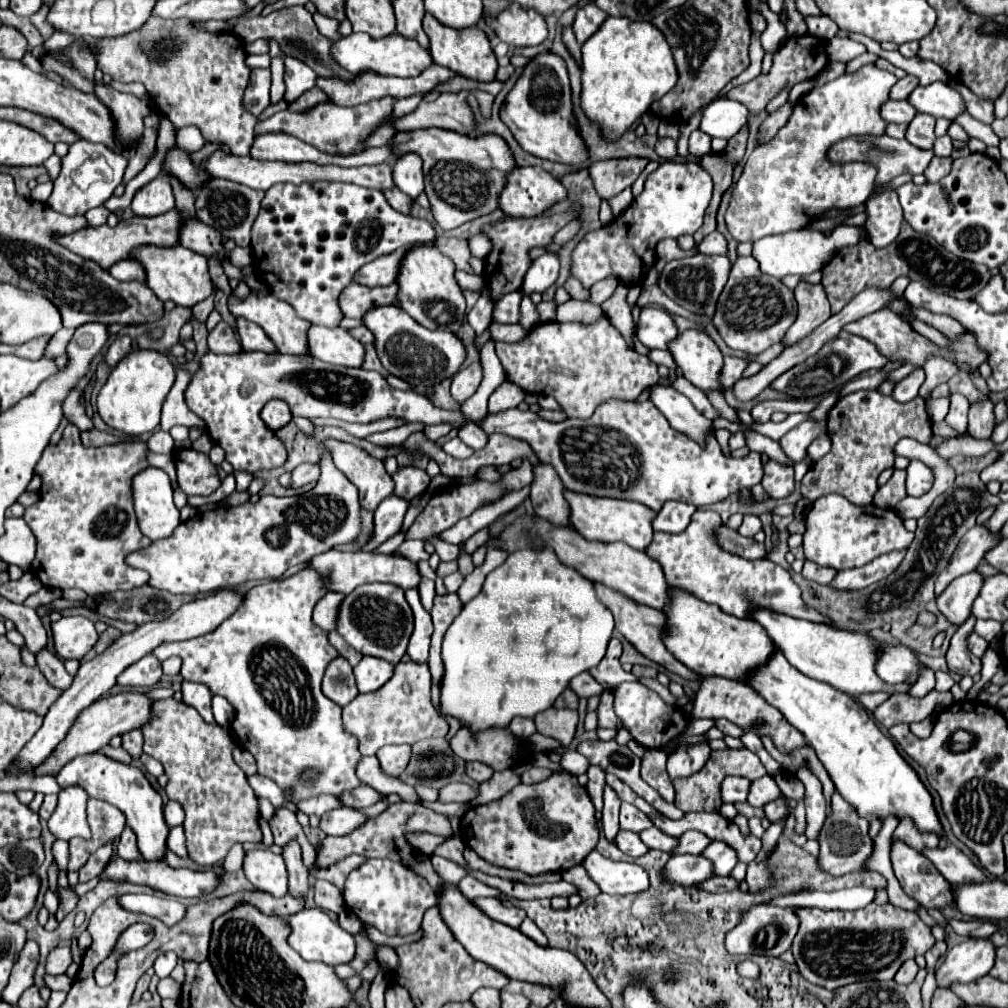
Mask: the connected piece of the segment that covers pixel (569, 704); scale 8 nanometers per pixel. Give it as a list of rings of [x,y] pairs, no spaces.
[[[567,689],[567,691],[563,691],[563,695],[559,695],[559,699],[553,703],[553,707],[559,707],[559,709],[577,709],[577,695],[571,691],[571,689]]]

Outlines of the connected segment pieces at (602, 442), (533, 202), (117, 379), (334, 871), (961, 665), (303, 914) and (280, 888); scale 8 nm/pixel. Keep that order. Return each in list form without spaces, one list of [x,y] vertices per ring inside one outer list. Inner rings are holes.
[[[609,399],[607,403],[599,405],[593,417],[565,419],[561,423],[543,421],[535,413],[521,411],[521,409],[487,413],[481,421],[473,421],[473,423],[479,425],[487,435],[499,431],[503,435],[511,435],[531,443],[539,461],[543,465],[551,465],[561,477],[565,489],[569,491],[591,495],[591,497],[613,497],[613,499],[637,501],[647,505],[653,511],[659,511],[663,503],[669,499],[691,503],[695,507],[713,505],[717,501],[727,499],[733,493],[739,493],[741,489],[751,489],[753,485],[761,483],[761,477],[763,477],[763,463],[759,453],[751,451],[743,459],[727,457],[721,451],[721,445],[717,443],[715,435],[707,435],[707,443],[699,445],[687,435],[683,435],[681,431],[675,431],[673,427],[669,427],[669,421],[665,419],[665,415],[651,401],[633,403],[633,401]]]
[[[515,167],[499,203],[511,217],[535,217],[567,199],[567,189],[541,167]]]
[[[139,349],[129,353],[119,365],[111,371],[107,383],[103,385],[97,397],[97,411],[101,419],[127,435],[151,433],[159,425],[161,407],[175,383],[175,367],[169,357],[155,349]]]
[[[351,855],[351,857],[345,857],[343,861],[339,861],[337,865],[333,865],[333,867],[329,867],[329,869],[325,869],[325,871],[315,871],[315,879],[325,879],[325,881],[333,881],[333,883],[337,883],[339,885],[339,889],[341,889],[341,893],[343,893],[343,883],[345,883],[345,879],[347,879],[347,875],[349,875],[349,871],[351,869],[355,869],[355,867],[359,867],[359,865],[363,865],[367,859],[363,857],[363,855]]]
[[[971,615],[965,623],[959,625],[955,635],[951,637],[951,645],[947,651],[947,665],[951,673],[975,675],[981,671],[981,661],[967,649],[967,635],[973,631],[973,627],[975,627],[975,617]]]
[[[303,907],[299,913],[287,917],[287,925],[291,929],[287,943],[295,951],[299,951],[299,955],[307,961],[321,961],[321,963],[327,963],[327,965],[339,965],[339,963],[349,963],[355,955],[353,935],[349,935],[337,923],[333,923],[331,917],[319,907],[315,907],[315,909]]]
[[[253,849],[243,857],[243,873],[255,889],[267,891],[275,897],[287,893],[287,869],[281,855],[269,849]]]

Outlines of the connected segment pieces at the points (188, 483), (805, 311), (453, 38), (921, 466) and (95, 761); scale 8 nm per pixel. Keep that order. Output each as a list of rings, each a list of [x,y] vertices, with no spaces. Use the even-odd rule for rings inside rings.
[[[181,449],[175,453],[177,483],[185,495],[211,495],[219,487],[217,467],[205,453]]]
[[[801,279],[799,285],[795,287],[795,301],[799,303],[799,315],[783,339],[785,345],[791,345],[791,343],[803,339],[817,325],[821,325],[825,319],[831,317],[829,301],[827,301],[827,295],[825,295],[821,283],[811,285]]]
[[[425,15],[423,19],[423,29],[431,41],[429,53],[433,57],[433,63],[451,69],[457,75],[463,75],[467,79],[475,79],[475,81],[495,81],[497,75],[497,57],[489,45],[487,35],[479,29],[479,27],[471,27],[471,29],[451,29],[441,25],[433,15]]]
[[[911,461],[907,467],[907,495],[911,497],[919,497],[923,493],[927,493],[933,487],[935,475],[933,469],[927,467],[925,463],[915,463]]]
[[[89,753],[89,755],[81,755],[81,757],[75,757],[73,761],[69,761],[59,771],[57,783],[59,783],[61,789],[67,787],[67,785],[79,783],[81,787],[87,789],[89,797],[95,797],[95,799],[101,799],[101,801],[107,801],[107,803],[115,805],[119,811],[123,811],[123,815],[127,817],[127,825],[137,835],[139,859],[159,859],[159,861],[165,861],[165,855],[169,851],[167,849],[169,827],[167,827],[167,821],[163,819],[161,797],[149,785],[147,777],[143,775],[143,771],[139,767],[117,763],[117,761],[107,759],[105,755],[99,755],[99,753]]]

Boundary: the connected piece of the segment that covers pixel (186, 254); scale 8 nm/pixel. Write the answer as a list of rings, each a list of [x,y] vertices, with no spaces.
[[[151,245],[135,247],[135,251],[131,251],[131,259],[143,265],[145,275],[147,275],[145,283],[161,301],[175,301],[177,305],[193,307],[195,303],[209,297],[213,291],[213,283],[207,271],[207,259],[203,259],[203,255],[193,253],[191,249],[185,249],[181,245],[175,245],[169,249],[151,247]]]

